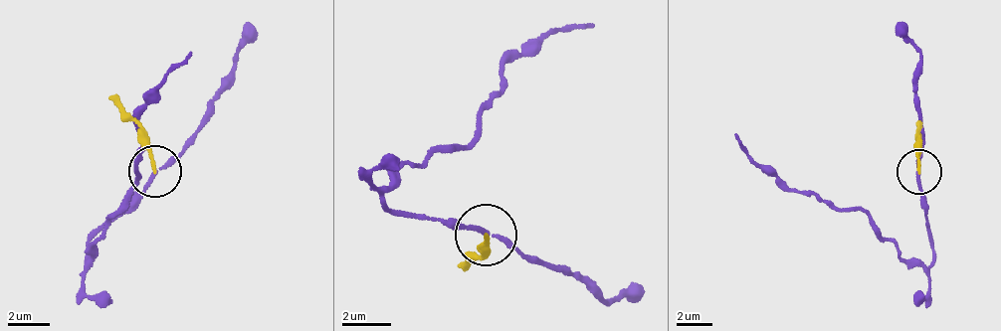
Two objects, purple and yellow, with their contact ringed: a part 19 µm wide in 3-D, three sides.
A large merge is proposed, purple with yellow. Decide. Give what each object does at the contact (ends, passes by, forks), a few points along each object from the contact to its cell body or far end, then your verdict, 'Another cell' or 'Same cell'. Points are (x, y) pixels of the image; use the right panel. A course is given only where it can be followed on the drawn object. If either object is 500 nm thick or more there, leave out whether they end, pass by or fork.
At the ring purple passes by. At the ring yellow ends. Course of purple: (918, 171), (932, 263), (913, 267), (863, 211), (831, 211), (783, 188), (745, 150), (736, 133). Course of yellow: (918, 171), (917, 119). Another cell

